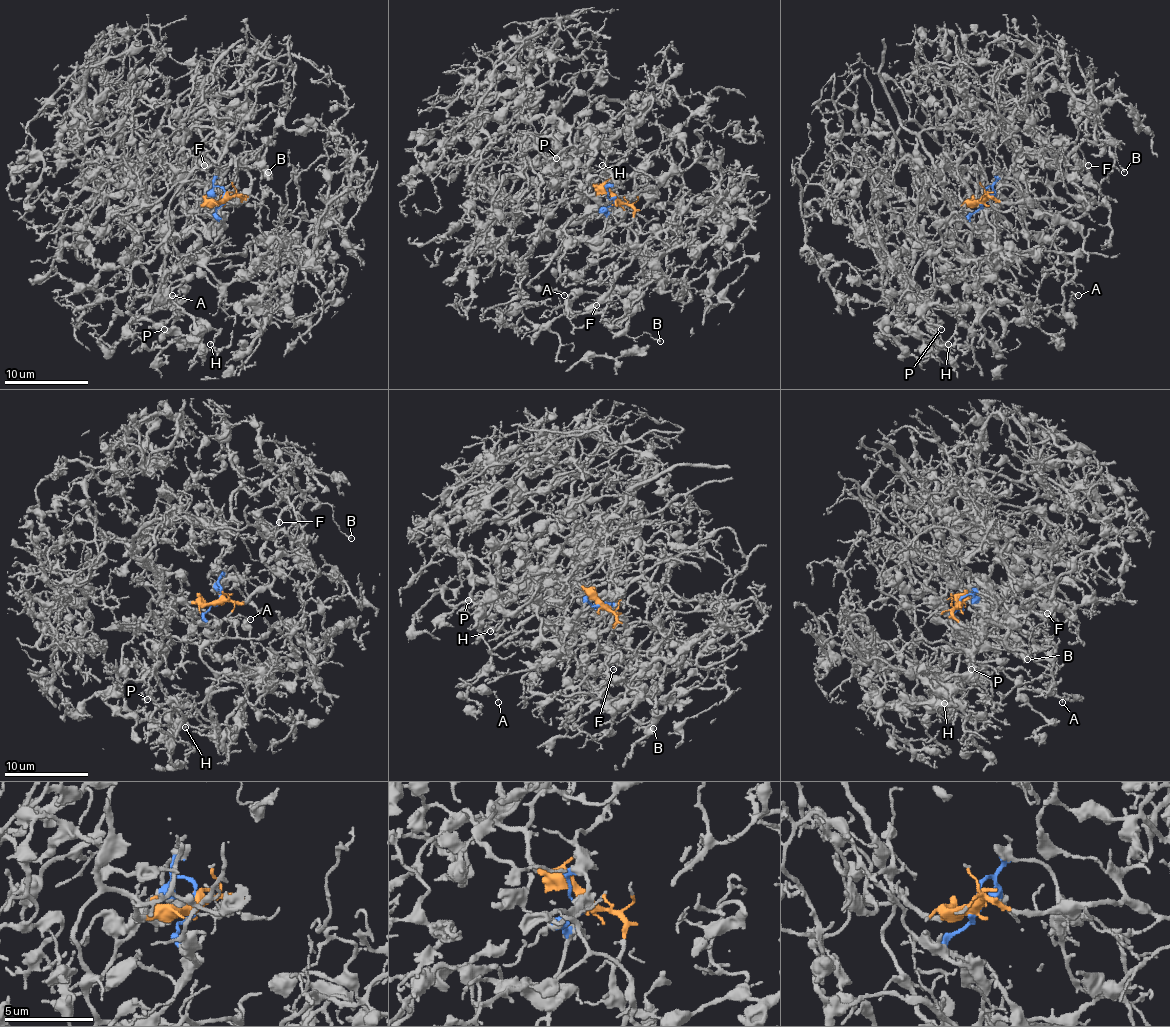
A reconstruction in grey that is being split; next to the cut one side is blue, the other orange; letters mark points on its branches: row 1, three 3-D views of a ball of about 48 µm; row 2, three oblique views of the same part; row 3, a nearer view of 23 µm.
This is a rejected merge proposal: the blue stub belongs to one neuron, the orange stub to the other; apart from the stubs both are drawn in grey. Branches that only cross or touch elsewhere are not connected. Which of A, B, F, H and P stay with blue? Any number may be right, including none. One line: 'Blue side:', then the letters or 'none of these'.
Blue side: A, H, P

